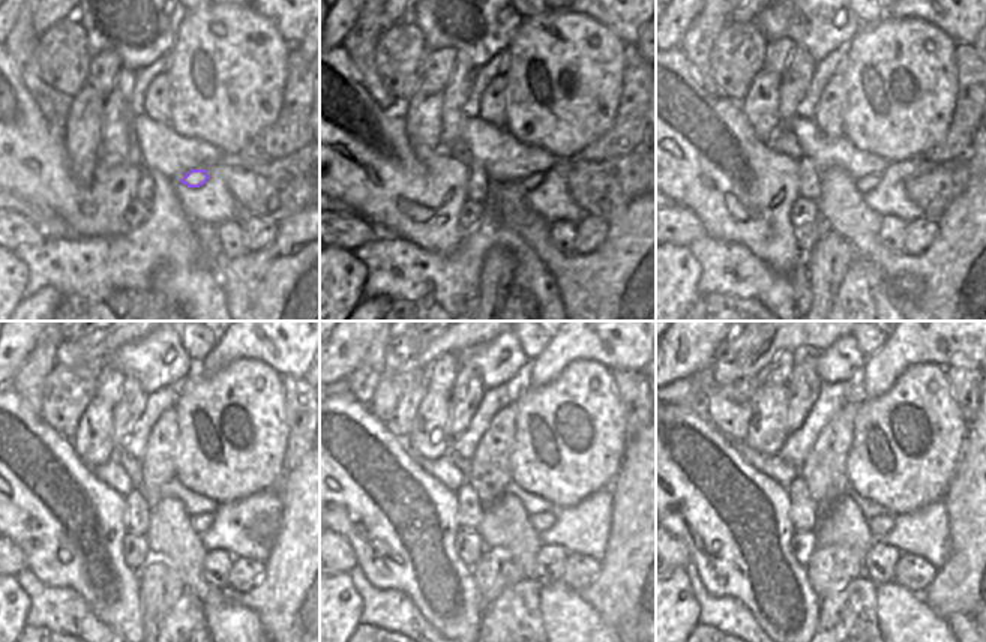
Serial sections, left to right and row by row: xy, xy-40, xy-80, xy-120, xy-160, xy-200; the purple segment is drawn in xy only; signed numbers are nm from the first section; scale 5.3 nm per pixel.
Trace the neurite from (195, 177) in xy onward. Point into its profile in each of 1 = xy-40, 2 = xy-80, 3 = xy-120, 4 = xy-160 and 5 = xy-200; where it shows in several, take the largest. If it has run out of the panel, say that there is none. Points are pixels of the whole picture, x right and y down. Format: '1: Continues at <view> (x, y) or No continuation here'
1: Continues at xy-40 (535, 180)
2: Continues at xy-80 (869, 182)
3: Continues at xy-120 (201, 522)
4: Continues at xy-160 (541, 522)
5: Continues at xy-200 (881, 525)

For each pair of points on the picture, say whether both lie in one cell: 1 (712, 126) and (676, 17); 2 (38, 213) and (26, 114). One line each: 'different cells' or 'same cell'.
1: different cells
2: different cells

